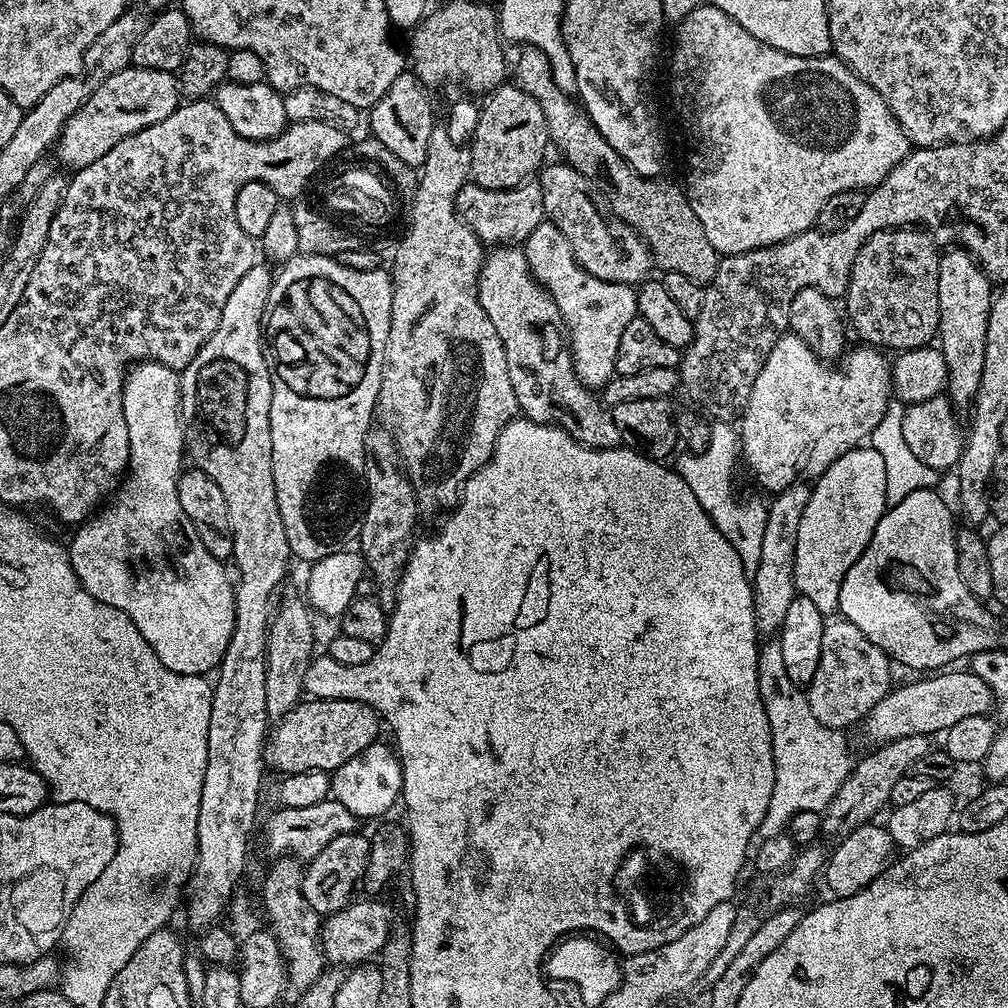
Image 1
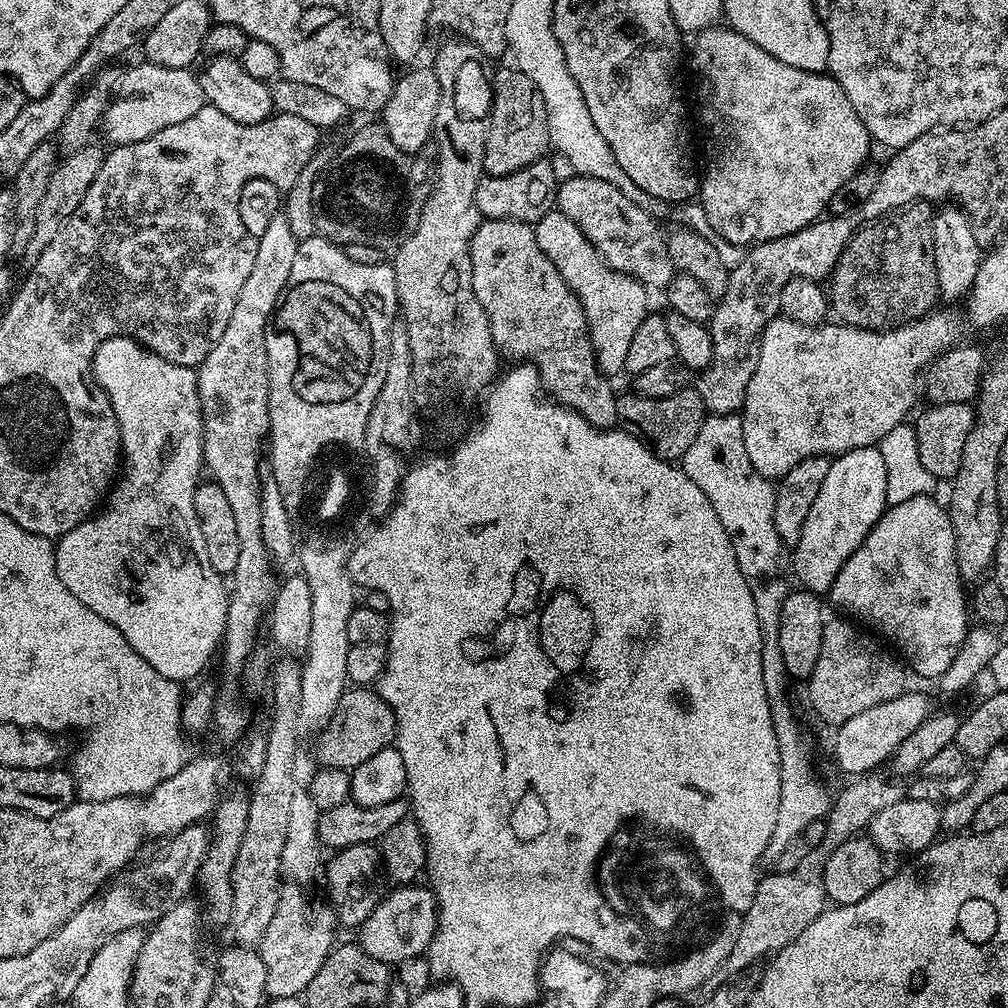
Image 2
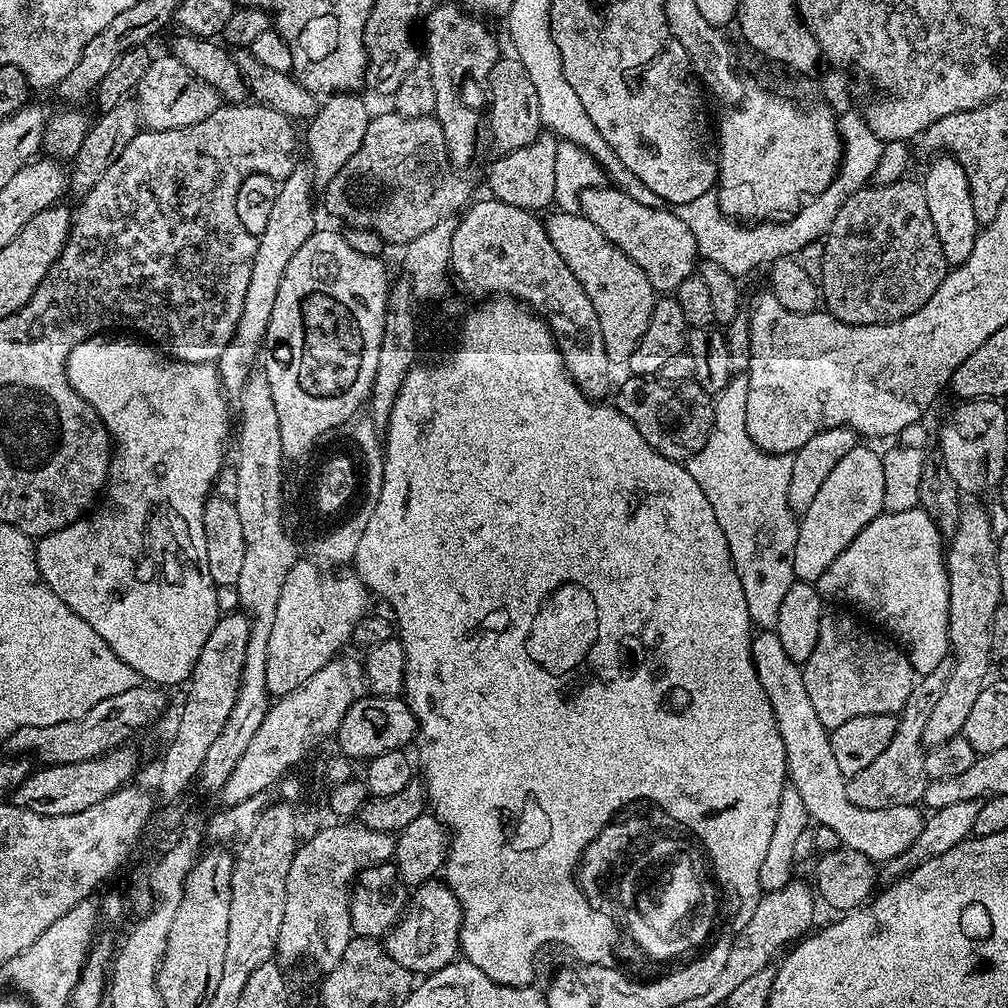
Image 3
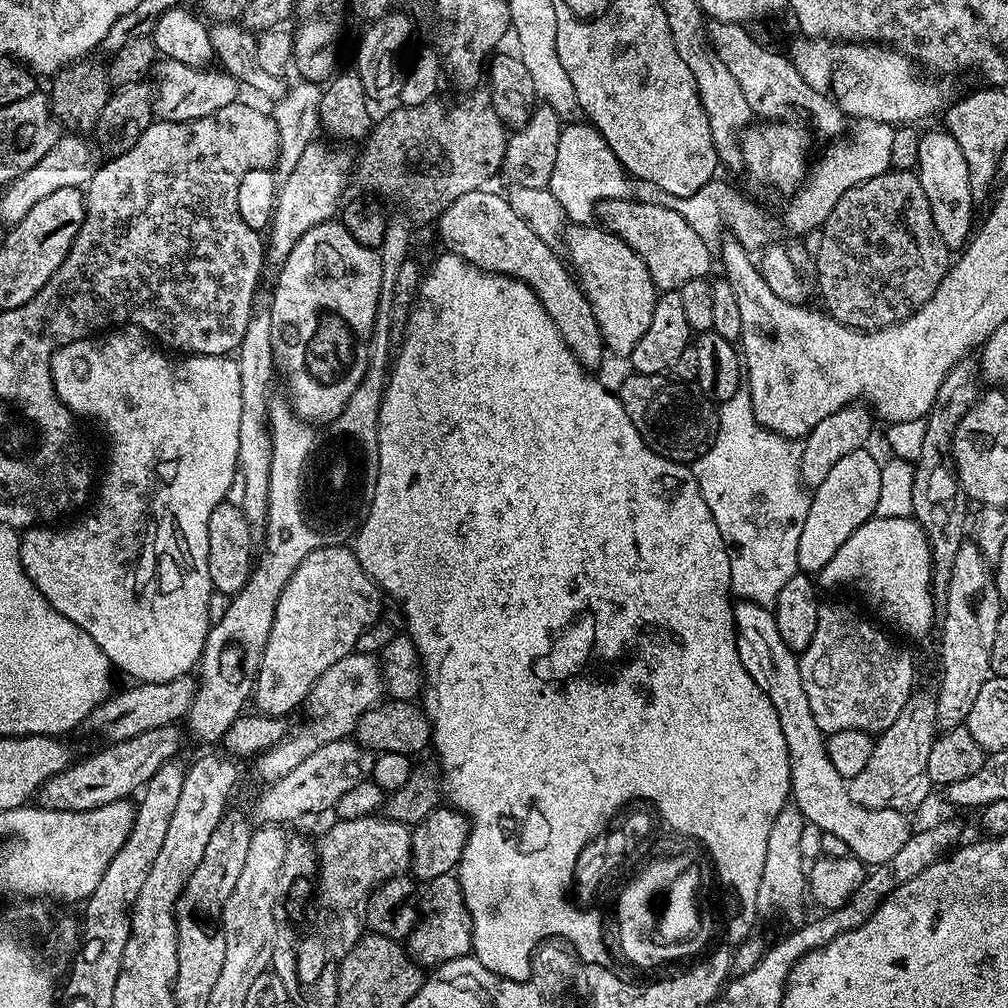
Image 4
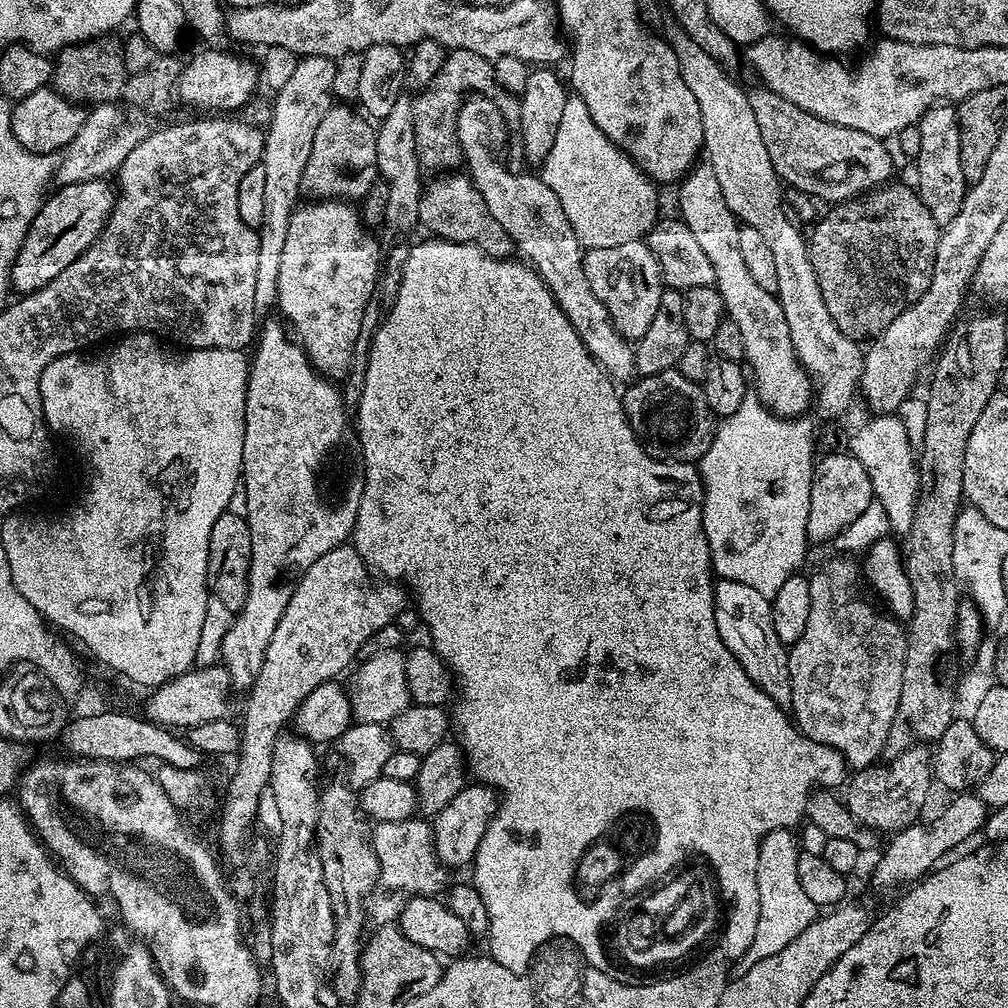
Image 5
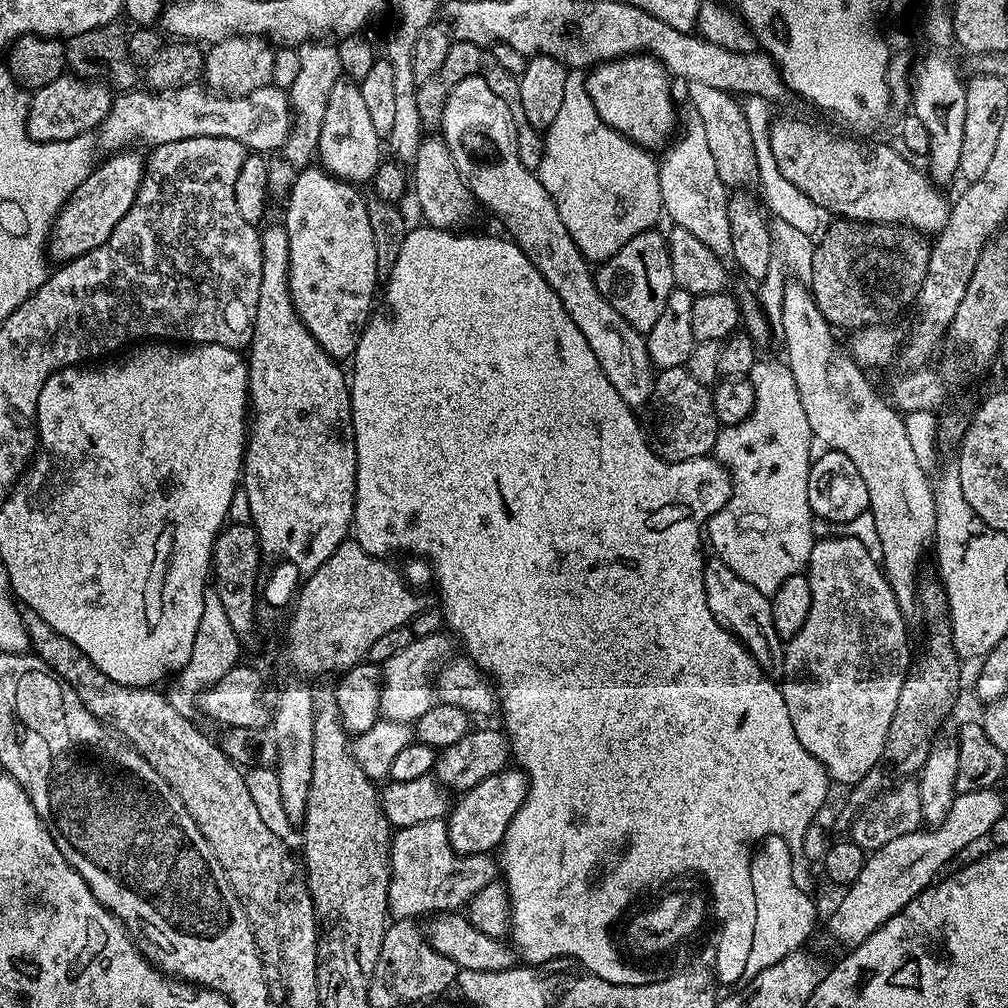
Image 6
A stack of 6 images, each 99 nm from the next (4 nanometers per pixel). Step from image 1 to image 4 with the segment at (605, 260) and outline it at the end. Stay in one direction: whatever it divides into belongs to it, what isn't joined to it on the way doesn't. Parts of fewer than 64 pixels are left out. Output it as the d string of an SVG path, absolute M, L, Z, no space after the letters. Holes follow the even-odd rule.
M625 198L600 202L595 207L595 215L603 227L622 238L622 242L626 242L630 250L634 250L634 254L642 258L642 262L646 262L646 270L650 270L650 278L660 292L679 292L682 286L686 286L686 282L703 280L709 275L712 260L714 264L713 249L706 242L702 242L702 238L698 238L694 226L690 226L690 222L686 222L686 218L678 214L678 210L666 210L666 206L650 206L635 198Z

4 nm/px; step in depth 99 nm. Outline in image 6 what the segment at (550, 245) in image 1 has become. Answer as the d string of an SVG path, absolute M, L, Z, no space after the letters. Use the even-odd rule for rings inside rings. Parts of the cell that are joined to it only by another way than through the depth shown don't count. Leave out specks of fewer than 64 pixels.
M644 231L630 238L594 272L598 290L606 302L610 302L610 306L614 306L614 310L618 310L618 314L622 314L622 318L641 334L646 334L654 322L658 322L666 307L666 298L670 298L674 287L668 242L665 233L658 231Z

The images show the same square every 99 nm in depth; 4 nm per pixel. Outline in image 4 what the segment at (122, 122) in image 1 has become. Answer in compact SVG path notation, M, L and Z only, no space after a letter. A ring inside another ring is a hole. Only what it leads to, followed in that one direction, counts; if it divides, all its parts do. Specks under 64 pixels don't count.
M161 59L154 69L154 112L159 119L170 122L186 122L194 118L206 118L222 106L237 103L236 88L238 82L229 72L215 67L195 68L186 66L186 62L174 62Z

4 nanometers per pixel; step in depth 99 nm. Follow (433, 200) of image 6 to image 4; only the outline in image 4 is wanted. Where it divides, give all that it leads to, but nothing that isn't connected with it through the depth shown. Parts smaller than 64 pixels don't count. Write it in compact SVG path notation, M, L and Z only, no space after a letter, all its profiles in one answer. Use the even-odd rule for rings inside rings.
M488 191L463 194L455 202L450 202L450 206L446 206L438 221L441 242L449 244L452 247L449 249L455 255L470 262L481 272L509 276L530 286L542 302L546 314L550 314L554 326L558 326L562 342L566 342L576 361L585 370L596 370L592 368L599 366L600 359L606 356L606 349L602 330L598 330L598 322L588 297L566 267L561 253L556 253L557 249L553 245L542 242L542 238L530 230L526 221L514 214L508 200L501 193L499 196L496 192Z

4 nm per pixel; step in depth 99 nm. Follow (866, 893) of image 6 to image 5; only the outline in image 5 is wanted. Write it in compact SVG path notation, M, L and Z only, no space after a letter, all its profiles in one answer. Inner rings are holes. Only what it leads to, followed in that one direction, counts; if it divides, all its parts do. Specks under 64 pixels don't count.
M956 794L951 799L929 824L917 822L889 839L892 841L885 846L872 872L872 880L878 887L903 889L911 885L933 871L941 863L940 856L947 857L951 848L958 847L963 840L970 839L975 832L977 835L983 829L986 805L980 801L979 795Z

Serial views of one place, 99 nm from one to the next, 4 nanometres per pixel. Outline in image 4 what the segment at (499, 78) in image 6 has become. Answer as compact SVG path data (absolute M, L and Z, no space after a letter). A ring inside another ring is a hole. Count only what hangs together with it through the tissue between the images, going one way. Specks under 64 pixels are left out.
M481 88L466 99L463 106L449 109L439 99L427 100L422 106L396 106L393 112L388 112L384 117L379 117L378 124L388 128L388 132L373 130L368 133L367 143L380 148L380 156L388 167L388 172L380 164L371 164L364 160L355 165L355 179L360 179L364 188L372 192L381 192L384 196L397 196L401 200L409 221L417 220L420 224L439 221L440 216L455 202L457 198L483 189L485 184L495 173L501 171L507 144L507 127L498 118L497 110L493 106L492 93L486 88Z

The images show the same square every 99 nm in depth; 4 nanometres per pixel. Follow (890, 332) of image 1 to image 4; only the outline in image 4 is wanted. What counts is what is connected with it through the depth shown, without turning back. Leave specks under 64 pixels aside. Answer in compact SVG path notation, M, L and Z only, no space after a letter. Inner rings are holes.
M889 170L846 190L846 194L838 198L838 206L830 210L830 218L826 218L823 228L819 229L819 236L820 245L816 248L816 284L820 287L821 298L824 299L823 311L833 320L845 324L848 328L856 328L859 332L874 332L878 328L898 324L907 316L915 314L923 304L930 302L934 290L938 290L942 278L950 267L950 249L946 246L946 242L942 242L942 234L938 234L938 226L934 226L934 218L930 214L930 202L926 202L926 190L922 190L919 175L912 170Z

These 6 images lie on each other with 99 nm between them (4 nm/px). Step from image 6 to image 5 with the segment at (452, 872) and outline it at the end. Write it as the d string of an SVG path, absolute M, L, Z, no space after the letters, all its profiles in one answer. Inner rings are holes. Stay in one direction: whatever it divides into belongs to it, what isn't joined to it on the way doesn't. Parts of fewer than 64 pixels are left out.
M413 818L402 822L376 824L371 829L370 835L372 848L380 860L376 888L366 904L366 916L371 923L373 920L373 925L399 921L400 912L411 896L435 897L445 891L450 872L441 864L434 850L432 825L427 819Z

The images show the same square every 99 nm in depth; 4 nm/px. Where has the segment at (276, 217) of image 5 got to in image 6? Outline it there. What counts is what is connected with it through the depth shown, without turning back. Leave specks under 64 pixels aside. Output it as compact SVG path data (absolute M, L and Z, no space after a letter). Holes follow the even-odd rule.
M309 42L299 45L298 78L294 78L290 89L292 128L278 154L268 160L268 191L273 197L287 197L292 183L303 168L313 163L320 147L322 118L326 118L326 102L330 102L330 90L341 83L340 50L332 42Z

